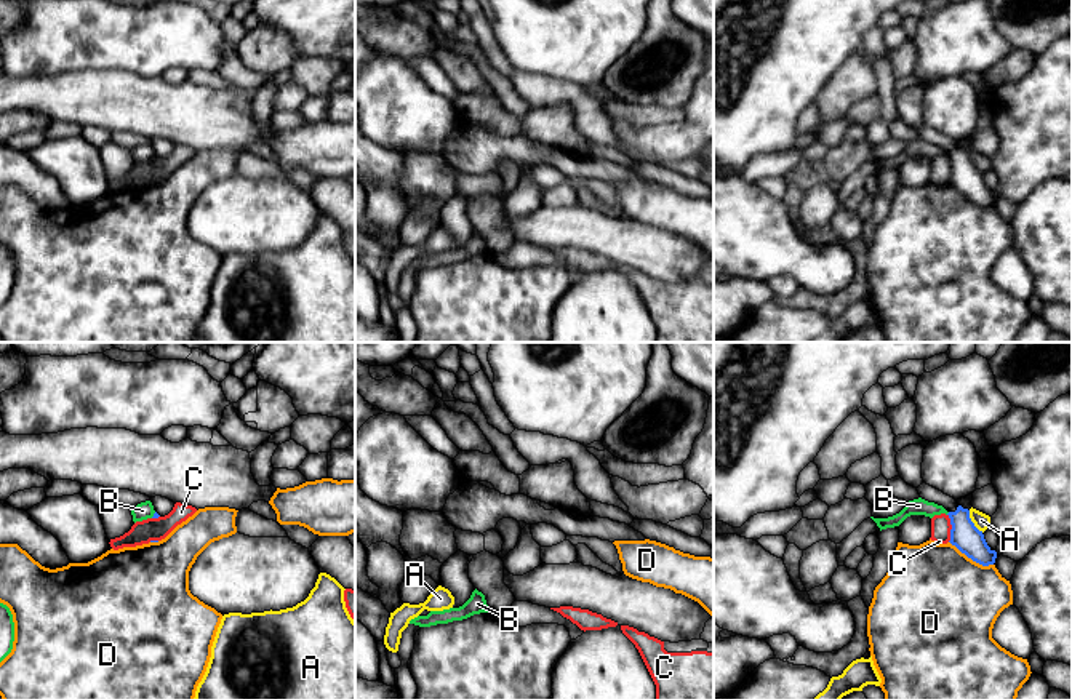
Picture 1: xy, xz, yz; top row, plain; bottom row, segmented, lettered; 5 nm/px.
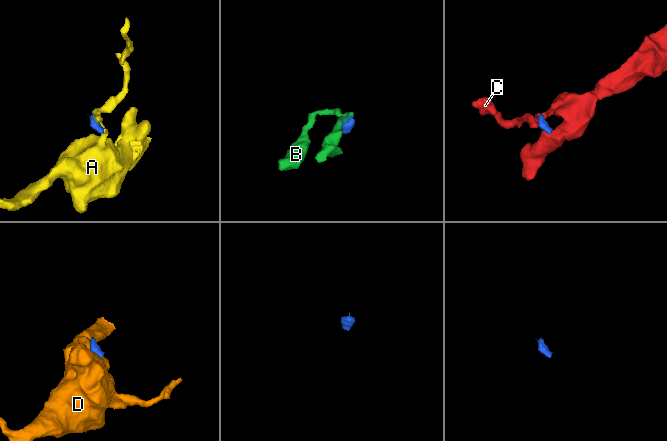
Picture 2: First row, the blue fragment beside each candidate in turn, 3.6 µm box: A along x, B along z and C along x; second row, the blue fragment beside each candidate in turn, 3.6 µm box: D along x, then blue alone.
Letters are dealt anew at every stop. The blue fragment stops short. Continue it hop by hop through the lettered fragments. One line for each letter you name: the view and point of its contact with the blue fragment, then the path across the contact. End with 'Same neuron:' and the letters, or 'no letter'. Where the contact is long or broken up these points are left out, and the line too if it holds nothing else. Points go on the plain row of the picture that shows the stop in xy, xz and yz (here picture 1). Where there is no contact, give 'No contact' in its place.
Same neuron: no letter

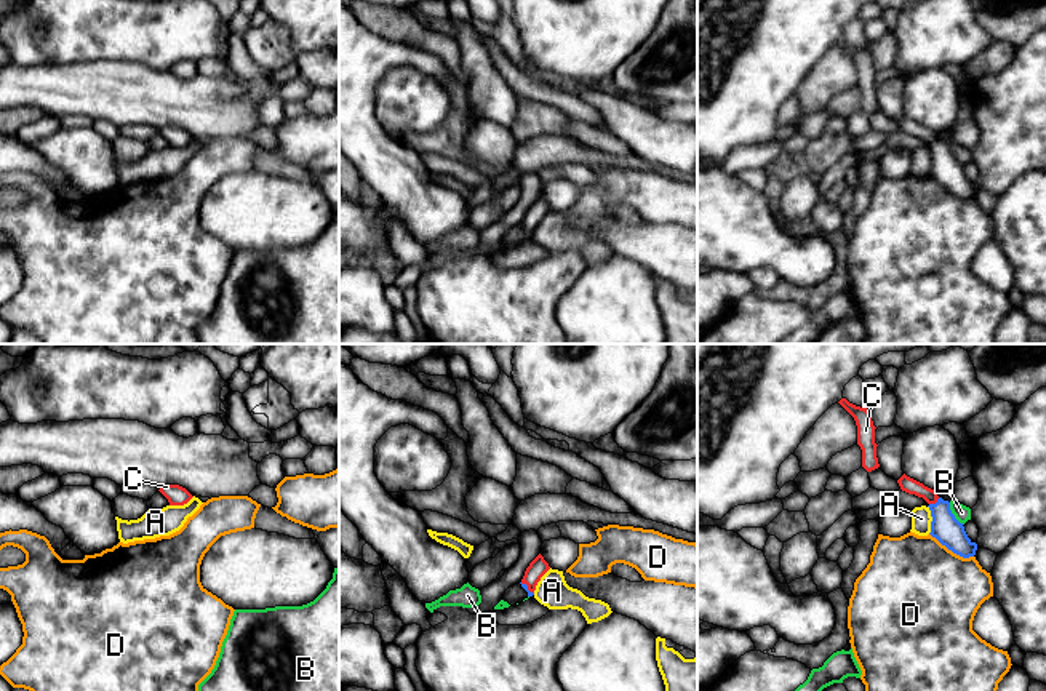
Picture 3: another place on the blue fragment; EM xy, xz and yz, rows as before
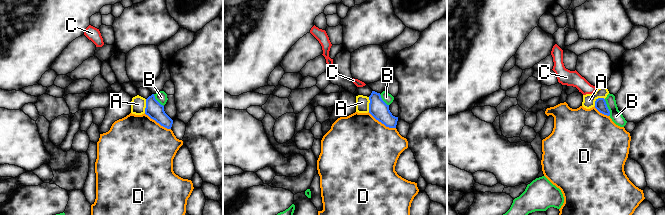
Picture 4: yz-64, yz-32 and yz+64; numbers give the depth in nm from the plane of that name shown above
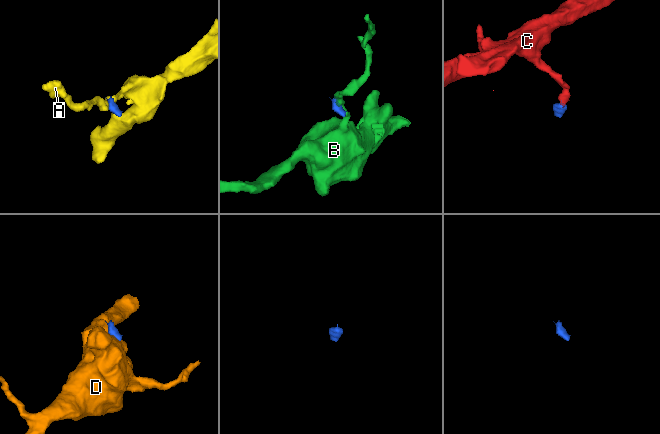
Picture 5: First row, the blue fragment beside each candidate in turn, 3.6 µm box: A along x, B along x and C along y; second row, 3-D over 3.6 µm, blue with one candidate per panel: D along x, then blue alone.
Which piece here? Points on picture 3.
C: Touches blue at yz (936, 144). Path across: yz (946, 170), (936, 144), (926, 135), (909, 127)
Same neuron: C

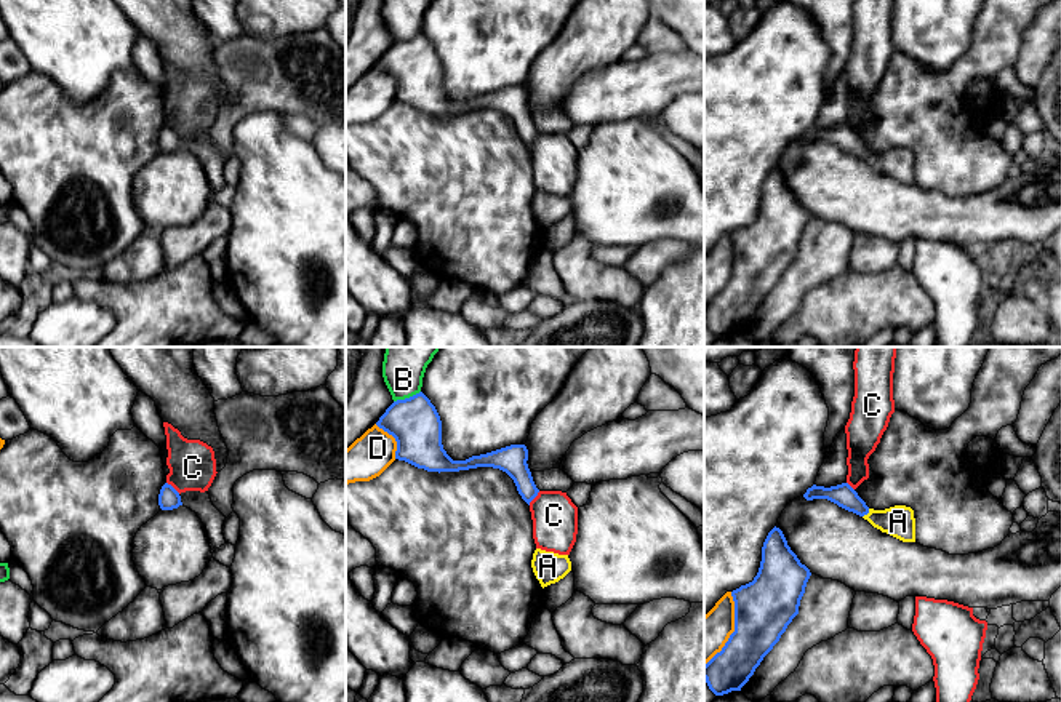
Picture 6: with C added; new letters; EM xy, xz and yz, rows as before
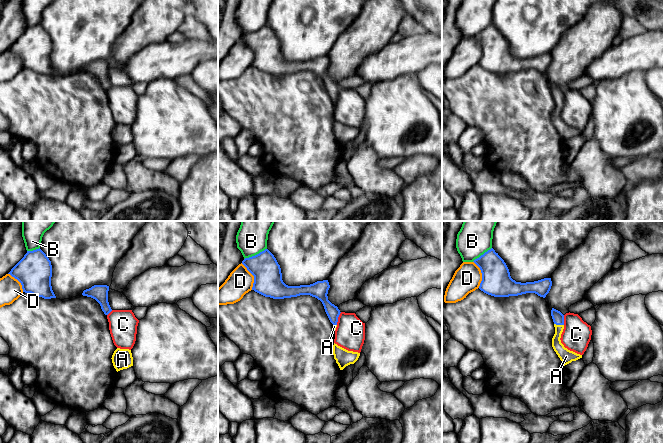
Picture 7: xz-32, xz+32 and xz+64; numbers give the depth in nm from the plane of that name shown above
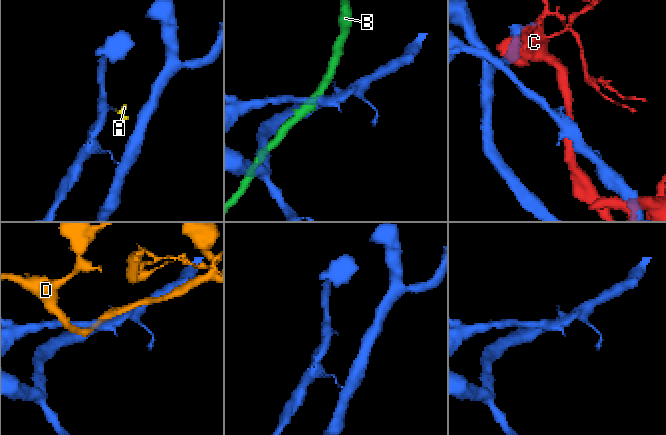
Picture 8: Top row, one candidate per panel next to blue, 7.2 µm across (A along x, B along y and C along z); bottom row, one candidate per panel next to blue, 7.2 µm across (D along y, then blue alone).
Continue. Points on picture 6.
A: Touches blue at yz (866, 155). Path across: yz (842, 136), (866, 155), (898, 163)
Same neuron: A

